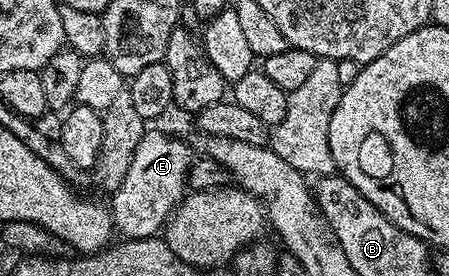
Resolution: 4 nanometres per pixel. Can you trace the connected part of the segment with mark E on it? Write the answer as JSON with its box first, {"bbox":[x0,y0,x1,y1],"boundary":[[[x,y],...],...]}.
{"bbox":[109,130,193,240],"boundary":[[[147,130],[134,151],[125,180],[109,200],[114,231],[129,240],[144,240],[156,235],[171,219],[172,212],[188,191],[187,172],[192,159],[193,153],[187,149],[185,141],[167,132]]]}

